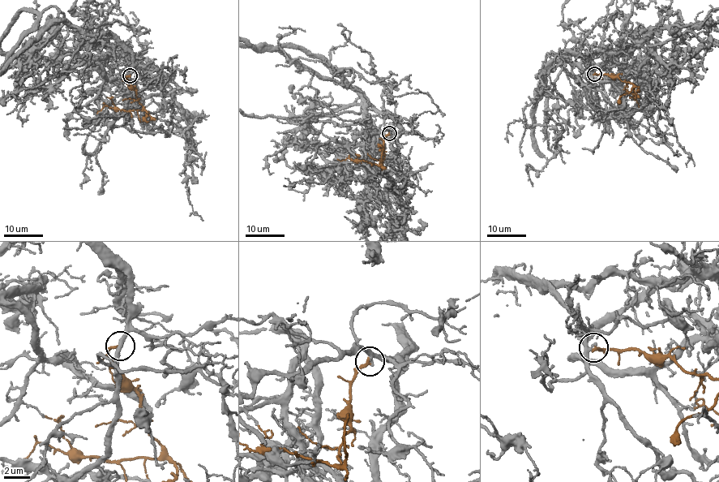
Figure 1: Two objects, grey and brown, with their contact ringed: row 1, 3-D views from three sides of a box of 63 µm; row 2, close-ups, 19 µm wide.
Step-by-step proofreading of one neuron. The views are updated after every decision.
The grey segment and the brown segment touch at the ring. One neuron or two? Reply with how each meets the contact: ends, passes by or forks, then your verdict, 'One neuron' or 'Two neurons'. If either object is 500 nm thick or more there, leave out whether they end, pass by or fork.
At the ring grey passes by. At the ring brown ends. Two neurons

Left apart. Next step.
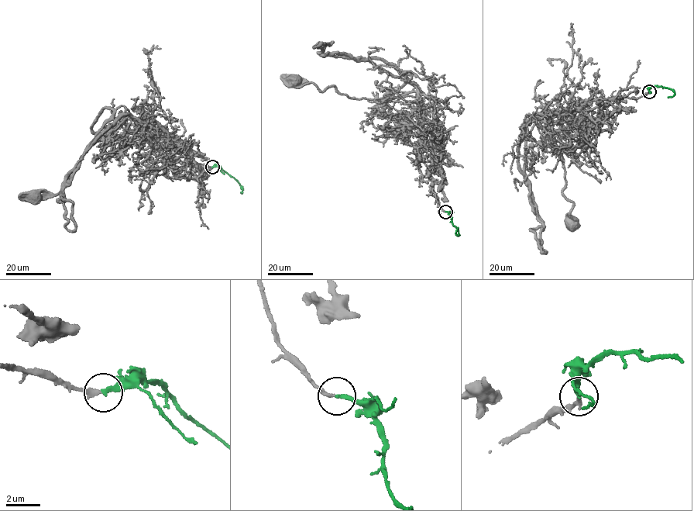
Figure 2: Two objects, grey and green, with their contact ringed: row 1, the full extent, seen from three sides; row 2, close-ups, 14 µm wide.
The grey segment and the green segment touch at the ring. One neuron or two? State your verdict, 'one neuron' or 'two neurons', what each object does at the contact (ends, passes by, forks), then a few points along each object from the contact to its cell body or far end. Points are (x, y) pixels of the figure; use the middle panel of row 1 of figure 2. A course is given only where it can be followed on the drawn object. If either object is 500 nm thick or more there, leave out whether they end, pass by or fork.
one neuron; grey ends there; green ends there; grey runs (445, 211), (432, 191), (428, 143), (389, 117), (398, 97), (359, 98), (334, 85), (321, 91), (293, 79); green runs (445, 211), (451, 215), (452, 224), (458, 229), (458, 236), (455, 233), (458, 227)

